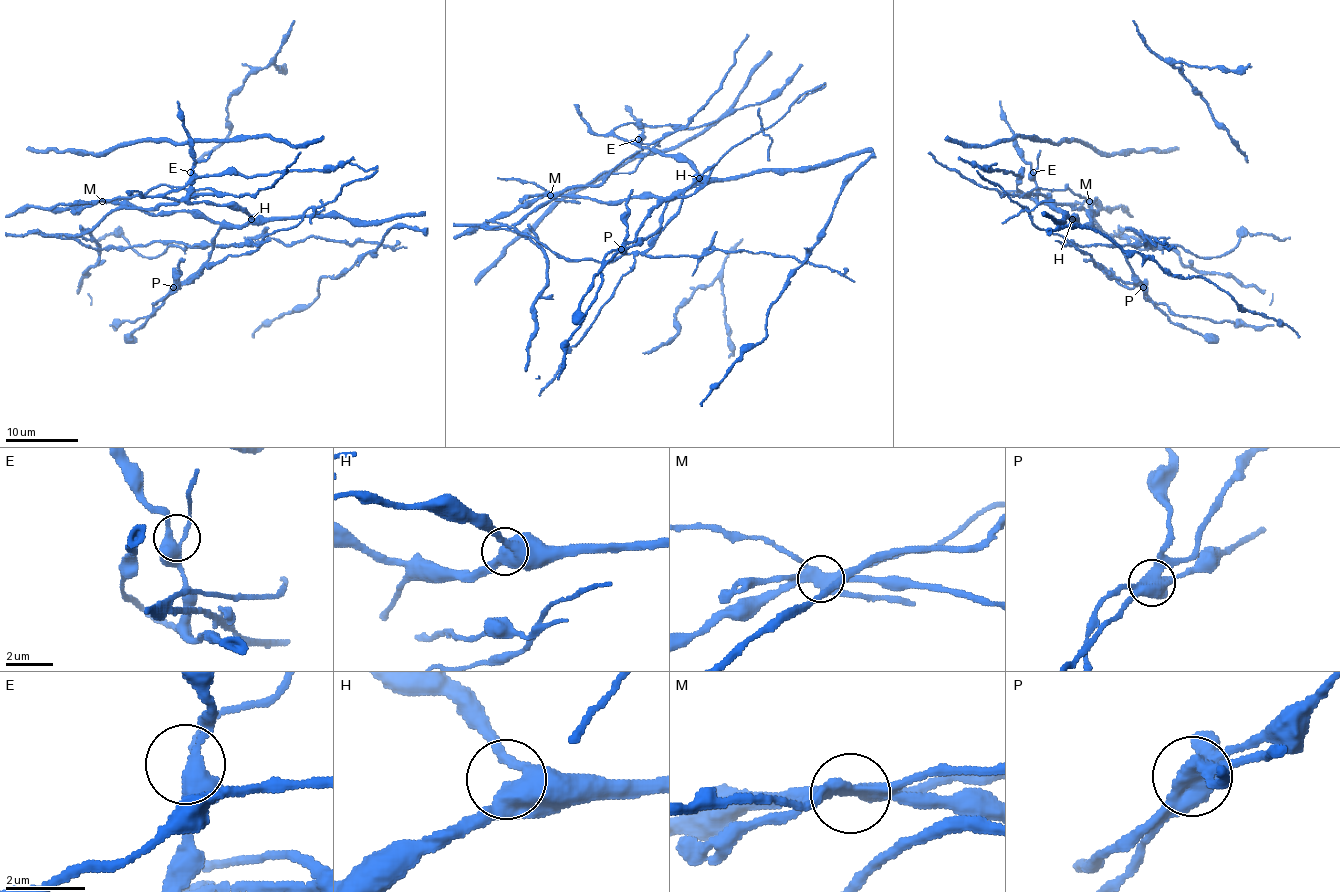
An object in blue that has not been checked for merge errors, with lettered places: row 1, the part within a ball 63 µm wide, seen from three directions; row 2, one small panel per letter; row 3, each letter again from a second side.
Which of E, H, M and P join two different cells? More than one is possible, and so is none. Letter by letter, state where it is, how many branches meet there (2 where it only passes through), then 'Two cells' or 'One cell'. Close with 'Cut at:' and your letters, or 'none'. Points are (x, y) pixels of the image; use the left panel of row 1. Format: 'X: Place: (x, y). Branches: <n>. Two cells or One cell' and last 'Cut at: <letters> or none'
E: Place: (190, 172). Branches: 4. One cell
H: Place: (251, 219). Branches: 3. One cell
M: Place: (102, 201). Branches: 4. Two cells
P: Place: (173, 287). Branches: 4. Two cells
Cut at: M, P

